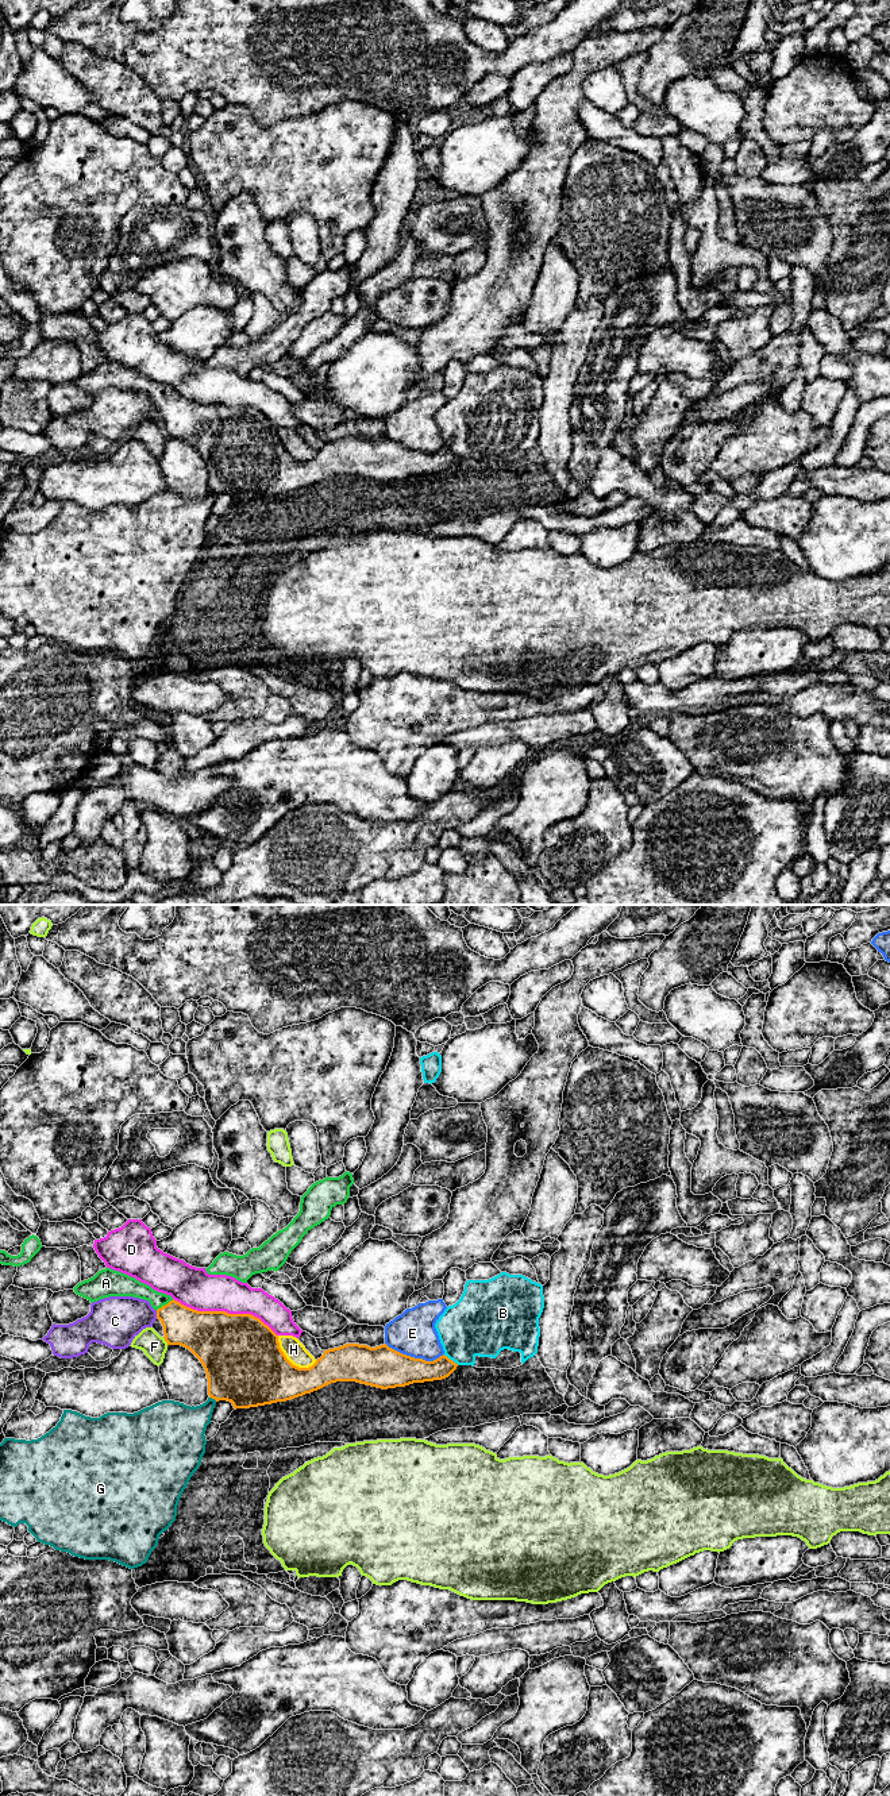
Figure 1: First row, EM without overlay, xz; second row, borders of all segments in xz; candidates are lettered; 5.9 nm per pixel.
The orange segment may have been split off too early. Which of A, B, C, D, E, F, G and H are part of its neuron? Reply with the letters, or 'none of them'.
A

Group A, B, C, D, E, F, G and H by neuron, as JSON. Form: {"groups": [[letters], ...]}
{"groups": [["A"], ["B"], ["C"], ["D"], ["E"], ["F"], ["G"], ["H"]]}

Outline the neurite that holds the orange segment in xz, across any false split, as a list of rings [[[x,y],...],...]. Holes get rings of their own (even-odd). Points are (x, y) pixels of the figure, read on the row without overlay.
[[[111,361],[99,363],[93,370],[78,375],[73,382],[90,396],[109,389],[134,389],[149,393],[163,419],[163,431],[167,438],[181,438],[189,442],[205,462],[209,490],[216,494],[231,494],[235,502],[286,494],[336,474],[357,474],[388,482],[413,475],[442,473],[448,470],[458,459],[444,447],[434,454],[425,454],[402,447],[386,436],[375,440],[346,436],[324,443],[312,459],[298,460],[281,443],[278,428],[251,406],[197,404],[181,397],[170,388],[158,385],[135,370]]]

